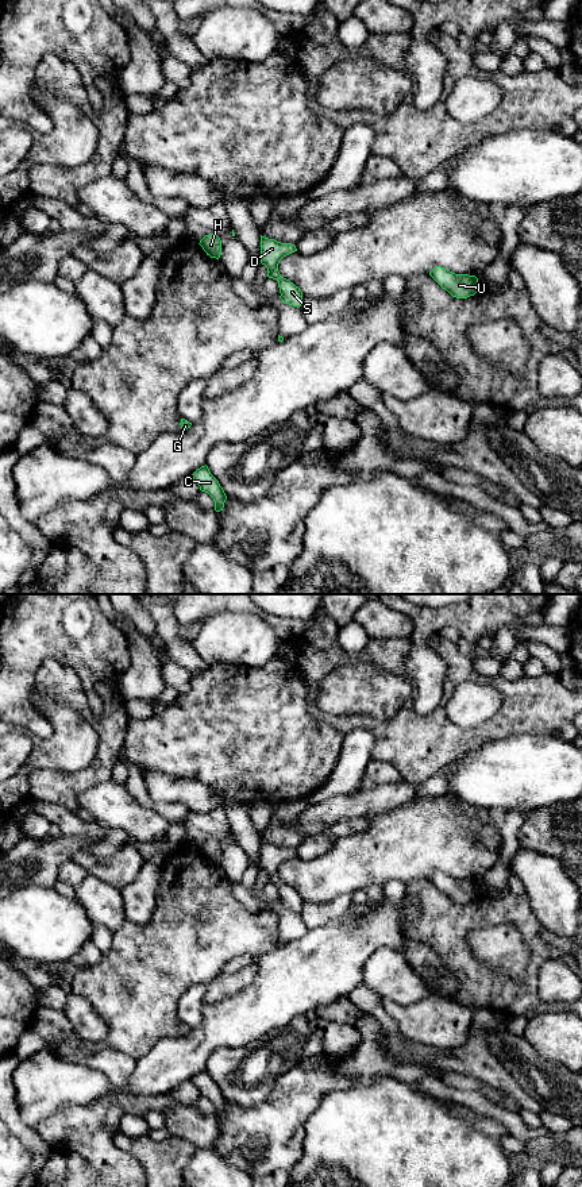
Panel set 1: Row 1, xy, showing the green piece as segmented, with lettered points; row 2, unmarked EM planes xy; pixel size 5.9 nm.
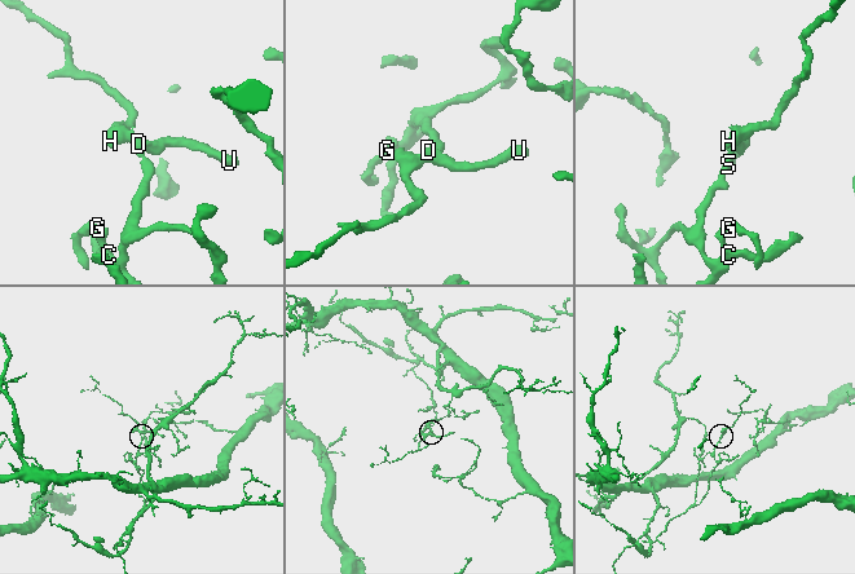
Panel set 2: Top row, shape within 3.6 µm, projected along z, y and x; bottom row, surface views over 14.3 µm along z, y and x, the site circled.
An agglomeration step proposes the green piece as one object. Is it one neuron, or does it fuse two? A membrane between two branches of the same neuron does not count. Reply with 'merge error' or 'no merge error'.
no merge error

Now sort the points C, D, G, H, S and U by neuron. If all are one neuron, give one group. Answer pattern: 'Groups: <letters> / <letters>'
Groups: C D G H S U

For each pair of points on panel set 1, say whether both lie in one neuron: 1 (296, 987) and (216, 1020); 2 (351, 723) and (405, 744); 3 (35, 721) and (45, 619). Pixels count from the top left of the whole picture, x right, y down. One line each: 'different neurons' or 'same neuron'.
1: same neuron
2: same neuron
3: same neuron

